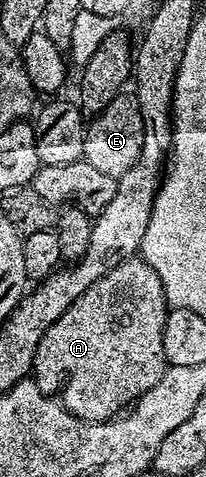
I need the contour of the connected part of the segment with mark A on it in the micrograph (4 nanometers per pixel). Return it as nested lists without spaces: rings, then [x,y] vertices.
[[[136,256],[127,259],[105,276],[85,288],[56,322],[46,330],[37,344],[33,381],[45,391],[54,395],[63,386],[61,401],[63,407],[83,422],[108,422],[117,418],[137,401],[153,384],[161,380],[166,372],[167,357],[163,351],[165,320],[169,313],[165,288],[161,276],[153,272],[148,262]]]

